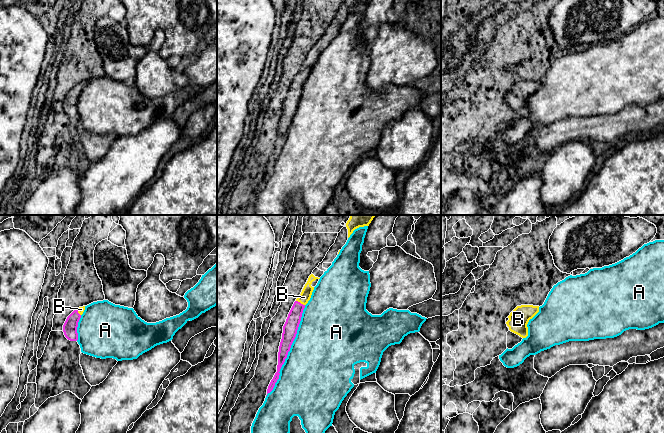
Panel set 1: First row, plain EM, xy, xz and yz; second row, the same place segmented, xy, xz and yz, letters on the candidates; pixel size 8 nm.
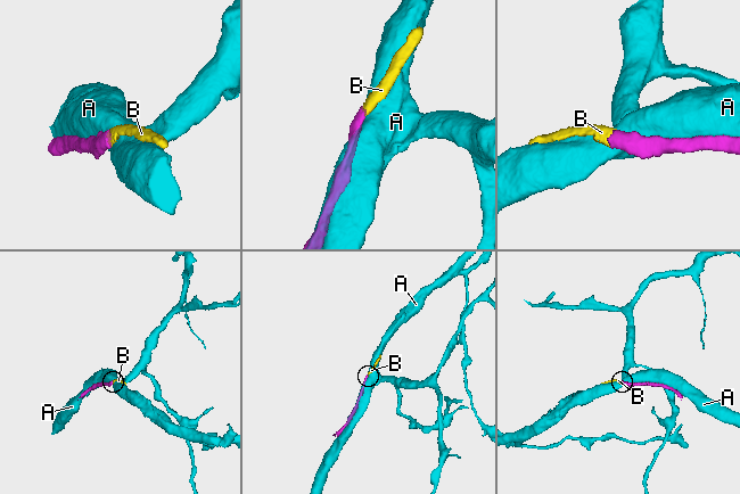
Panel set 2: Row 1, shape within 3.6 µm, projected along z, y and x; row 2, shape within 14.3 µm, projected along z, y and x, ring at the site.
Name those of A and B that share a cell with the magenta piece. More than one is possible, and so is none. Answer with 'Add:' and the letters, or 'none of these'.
Add: B

